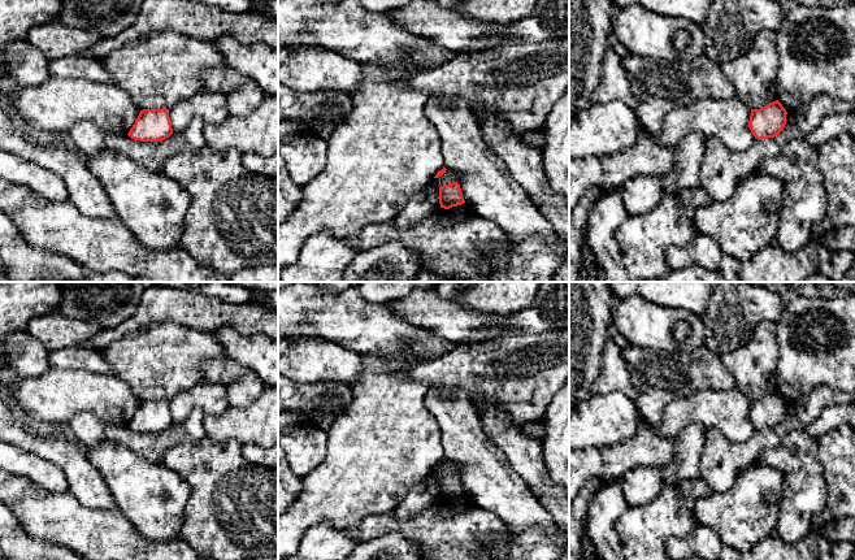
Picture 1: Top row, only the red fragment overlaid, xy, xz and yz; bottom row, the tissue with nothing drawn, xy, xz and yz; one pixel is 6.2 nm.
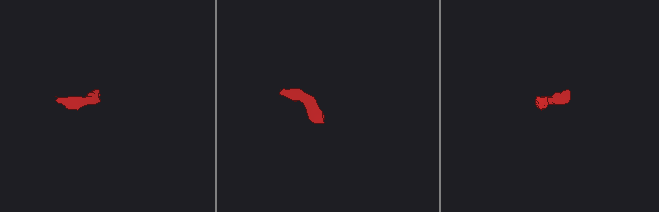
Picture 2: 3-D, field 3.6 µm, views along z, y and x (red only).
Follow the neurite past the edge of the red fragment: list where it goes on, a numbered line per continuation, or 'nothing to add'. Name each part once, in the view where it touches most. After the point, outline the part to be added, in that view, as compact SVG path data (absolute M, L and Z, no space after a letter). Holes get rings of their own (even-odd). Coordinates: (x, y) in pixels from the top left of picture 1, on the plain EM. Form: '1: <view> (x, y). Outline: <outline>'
nothing to add

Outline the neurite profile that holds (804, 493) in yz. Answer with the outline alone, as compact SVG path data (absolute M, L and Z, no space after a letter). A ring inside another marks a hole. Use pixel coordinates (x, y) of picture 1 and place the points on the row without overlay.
M791 430L776 447L765 448L755 463L782 474L778 524L773 534L786 543L798 542L812 530L811 521L824 511L828 498L817 439L804 430Z

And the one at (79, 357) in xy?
M75 347L49 351L49 365L58 369L84 369L97 374L112 374L110 366L95 348Z

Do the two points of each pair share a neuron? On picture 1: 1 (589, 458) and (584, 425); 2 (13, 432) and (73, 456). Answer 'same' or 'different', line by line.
1: different
2: same

